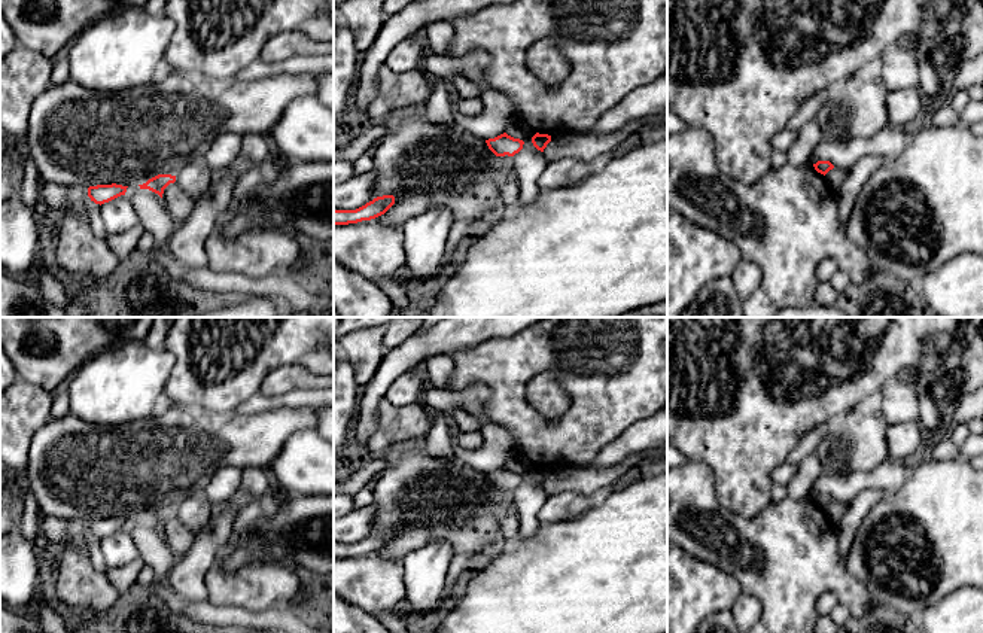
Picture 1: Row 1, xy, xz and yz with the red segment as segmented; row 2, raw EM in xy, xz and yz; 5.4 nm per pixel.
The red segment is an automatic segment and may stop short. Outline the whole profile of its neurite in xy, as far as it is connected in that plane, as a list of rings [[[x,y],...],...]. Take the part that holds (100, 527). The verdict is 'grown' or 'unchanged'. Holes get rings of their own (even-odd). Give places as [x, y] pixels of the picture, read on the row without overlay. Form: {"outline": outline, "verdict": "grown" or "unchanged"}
{"outline": [[[97,518],[97,520],[89,520],[88,521],[88,530],[91,532],[91,535],[94,535],[95,538],[104,538],[109,536],[121,529],[125,529],[128,520],[122,520],[122,518]]], "verdict": "unchanged"}

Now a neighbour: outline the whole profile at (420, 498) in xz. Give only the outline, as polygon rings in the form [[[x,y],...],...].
[[[402,445],[398,456],[387,469],[380,472],[372,489],[372,503],[375,506],[375,518],[372,533],[383,529],[393,529],[395,538],[381,550],[375,551],[384,560],[402,562],[404,557],[423,547],[429,541],[445,541],[450,544],[453,554],[463,554],[468,560],[500,545],[502,520],[515,508],[512,490],[496,490],[487,480],[484,472],[474,469],[462,460],[438,460],[432,457],[424,447]]]

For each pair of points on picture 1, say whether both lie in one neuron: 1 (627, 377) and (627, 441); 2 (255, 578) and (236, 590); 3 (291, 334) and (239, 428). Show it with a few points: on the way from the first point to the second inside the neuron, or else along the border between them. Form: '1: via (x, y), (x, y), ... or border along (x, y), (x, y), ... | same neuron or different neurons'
1: border along (651, 414), (633, 422), (599, 450) | different neurons
2: via (250, 583), (240, 589) | same neuron
3: border along (198, 410), (216, 414), (233, 413) | different neurons

